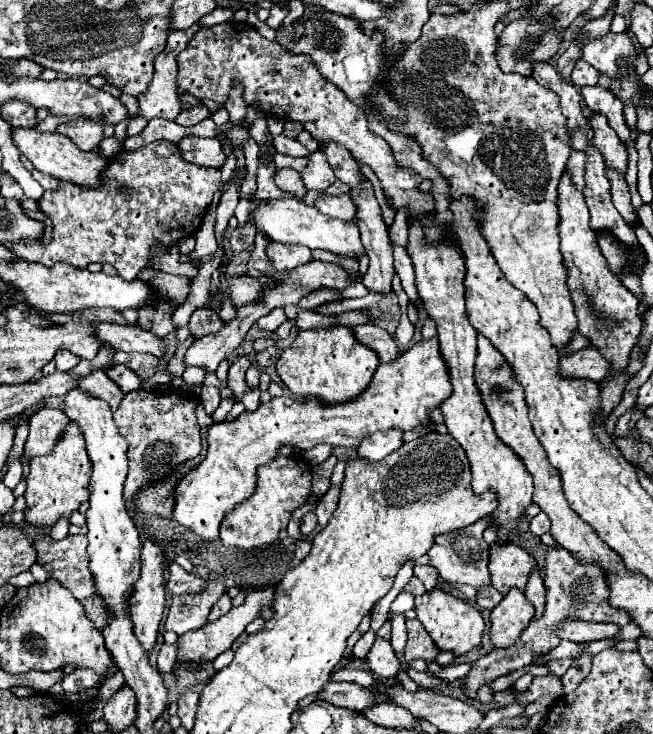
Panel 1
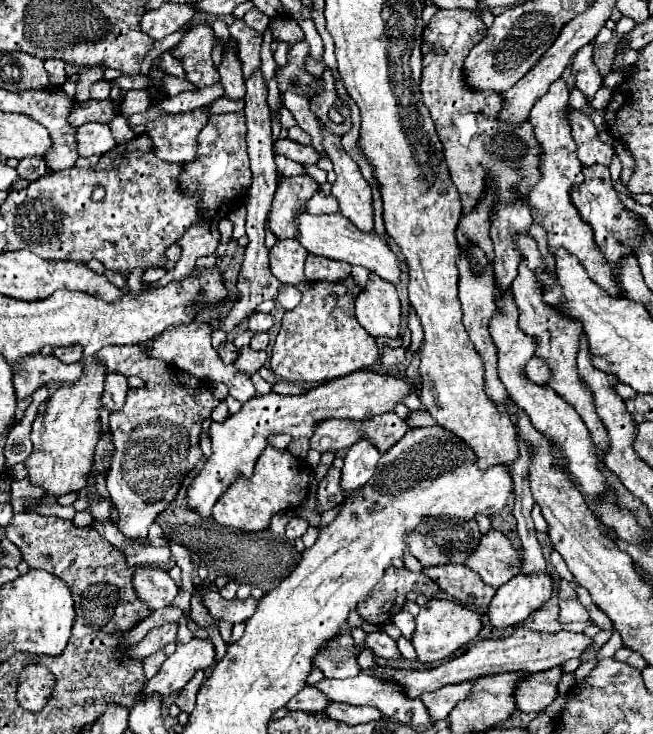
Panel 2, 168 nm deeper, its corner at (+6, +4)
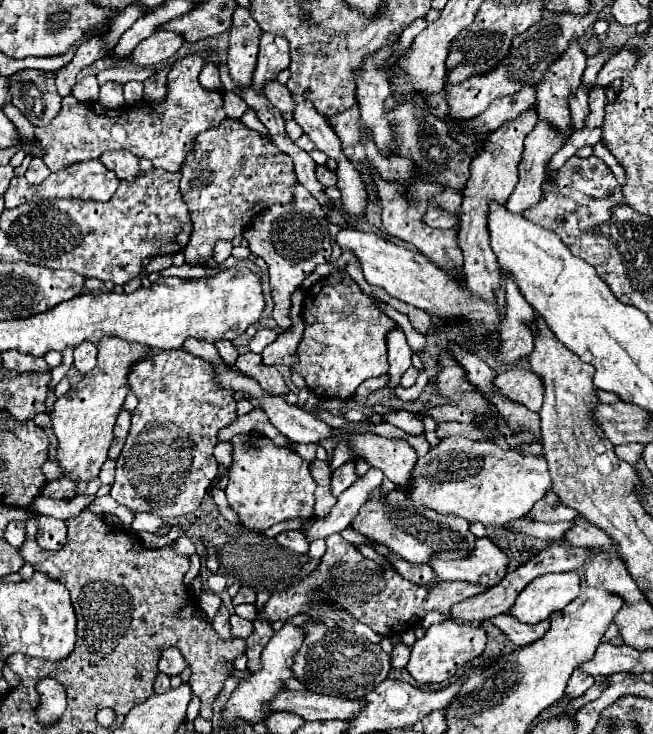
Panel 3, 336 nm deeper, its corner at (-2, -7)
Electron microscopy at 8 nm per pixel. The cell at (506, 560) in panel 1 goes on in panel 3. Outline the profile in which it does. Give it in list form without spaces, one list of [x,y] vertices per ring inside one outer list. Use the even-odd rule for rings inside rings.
[[[484,537],[476,539],[472,555],[454,561],[440,561],[434,557],[430,567],[442,581],[472,581],[494,587],[506,575],[508,557],[490,539]]]

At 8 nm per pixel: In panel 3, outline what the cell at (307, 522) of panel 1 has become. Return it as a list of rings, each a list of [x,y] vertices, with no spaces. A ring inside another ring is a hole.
[[[284,531],[284,533],[276,535],[276,541],[282,547],[288,547],[296,553],[308,553],[308,539],[304,537],[302,531]]]

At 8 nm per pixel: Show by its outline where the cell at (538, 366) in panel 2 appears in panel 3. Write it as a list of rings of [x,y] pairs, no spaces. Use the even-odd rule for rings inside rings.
[[[512,367],[512,369],[496,375],[492,385],[494,385],[494,393],[498,393],[504,399],[510,399],[514,403],[522,403],[524,407],[528,407],[534,413],[538,413],[542,407],[544,387],[540,385],[540,379],[532,371]]]

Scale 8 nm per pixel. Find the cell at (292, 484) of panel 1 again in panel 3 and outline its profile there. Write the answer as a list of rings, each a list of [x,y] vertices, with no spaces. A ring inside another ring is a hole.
[[[240,433],[232,437],[232,465],[228,469],[226,497],[230,507],[238,513],[240,523],[252,531],[264,531],[280,521],[314,515],[316,481],[310,475],[310,463],[300,459],[294,449],[278,447],[274,441]]]

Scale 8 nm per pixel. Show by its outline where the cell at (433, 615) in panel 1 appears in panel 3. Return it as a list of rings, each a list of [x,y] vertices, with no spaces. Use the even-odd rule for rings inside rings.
[[[446,619],[438,625],[428,627],[426,635],[414,643],[406,669],[418,683],[444,683],[450,677],[454,677],[458,669],[466,667],[476,657],[480,657],[484,653],[484,645],[486,645],[486,633],[482,629],[460,625],[452,619]]]

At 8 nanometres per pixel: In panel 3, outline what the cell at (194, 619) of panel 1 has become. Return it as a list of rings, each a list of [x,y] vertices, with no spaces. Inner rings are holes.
[[[174,647],[162,651],[162,657],[160,657],[158,665],[160,665],[160,671],[170,675],[170,677],[172,675],[180,675],[186,669],[186,661],[184,661],[182,653],[178,649],[174,649]]]

